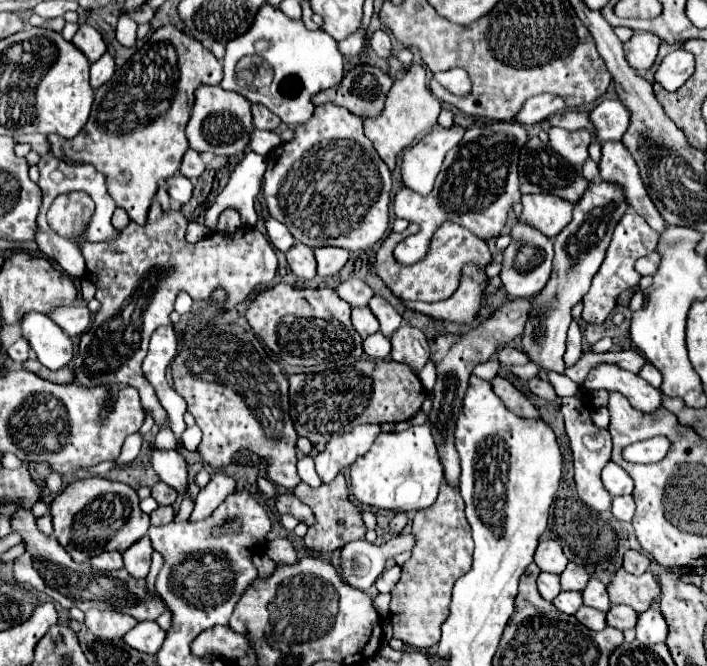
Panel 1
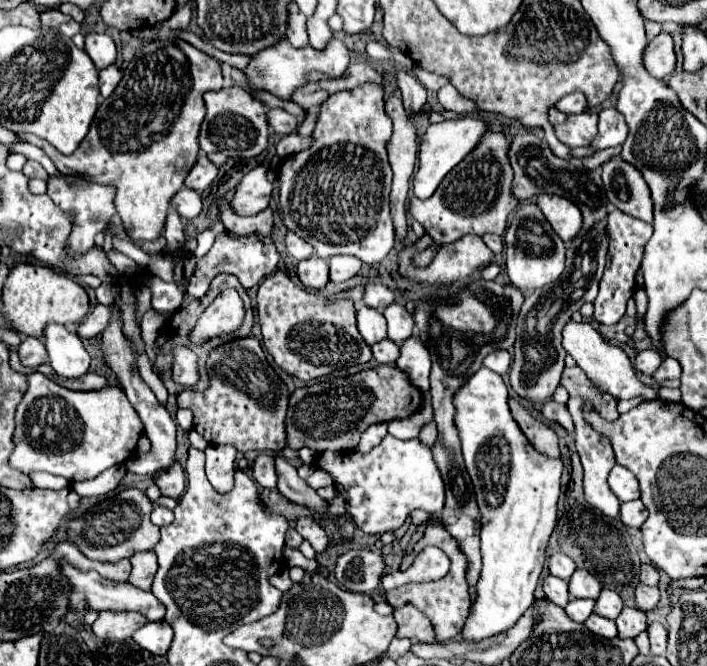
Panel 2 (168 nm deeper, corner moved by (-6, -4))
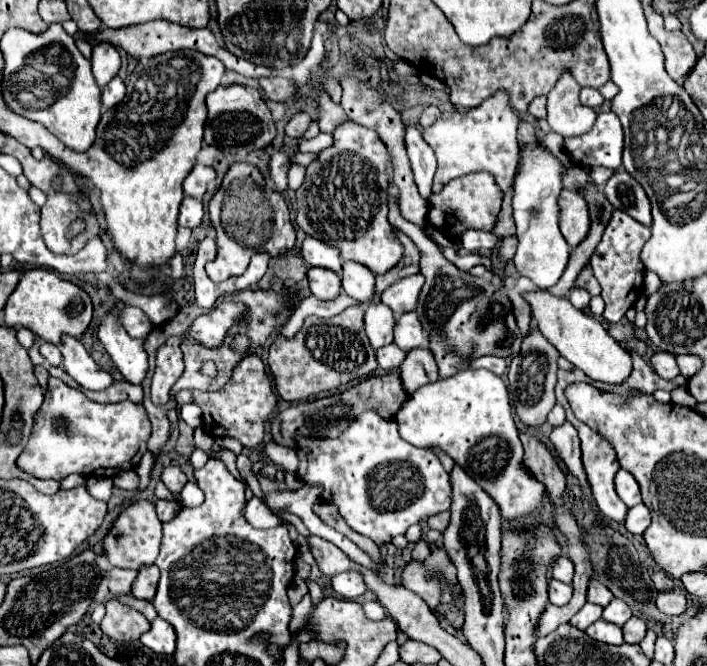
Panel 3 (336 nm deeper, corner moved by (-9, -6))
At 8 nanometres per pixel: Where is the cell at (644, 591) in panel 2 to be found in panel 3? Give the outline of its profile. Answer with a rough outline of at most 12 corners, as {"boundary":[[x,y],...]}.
{"boundary":[[659,592],[657,608],[681,616],[687,598],[679,592]]}

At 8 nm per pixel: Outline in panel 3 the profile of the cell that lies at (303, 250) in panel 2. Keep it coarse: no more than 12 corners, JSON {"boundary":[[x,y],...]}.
{"boundary":[[313,236],[301,254],[311,266],[343,270],[341,252]]}

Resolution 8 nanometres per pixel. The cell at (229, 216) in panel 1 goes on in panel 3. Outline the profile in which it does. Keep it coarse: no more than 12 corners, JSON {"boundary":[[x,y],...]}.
{"boundary":[[277,150],[271,156],[271,182],[277,192],[287,188],[291,154]]}

